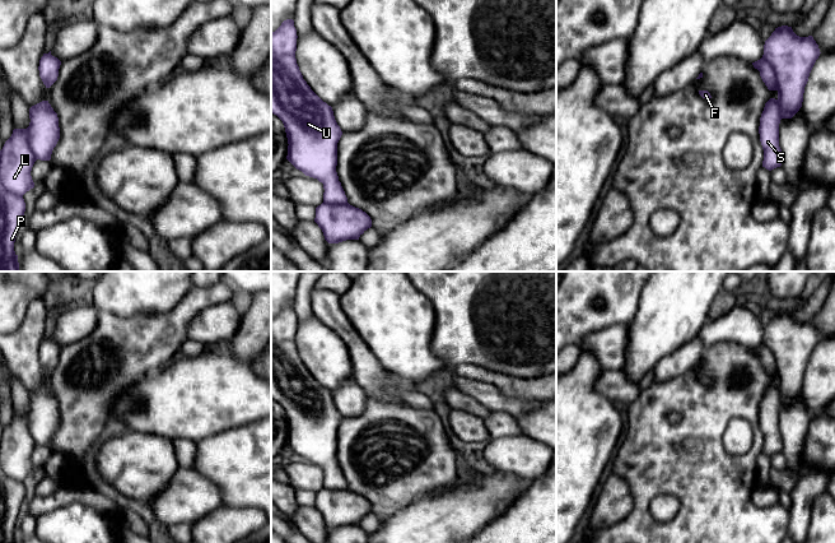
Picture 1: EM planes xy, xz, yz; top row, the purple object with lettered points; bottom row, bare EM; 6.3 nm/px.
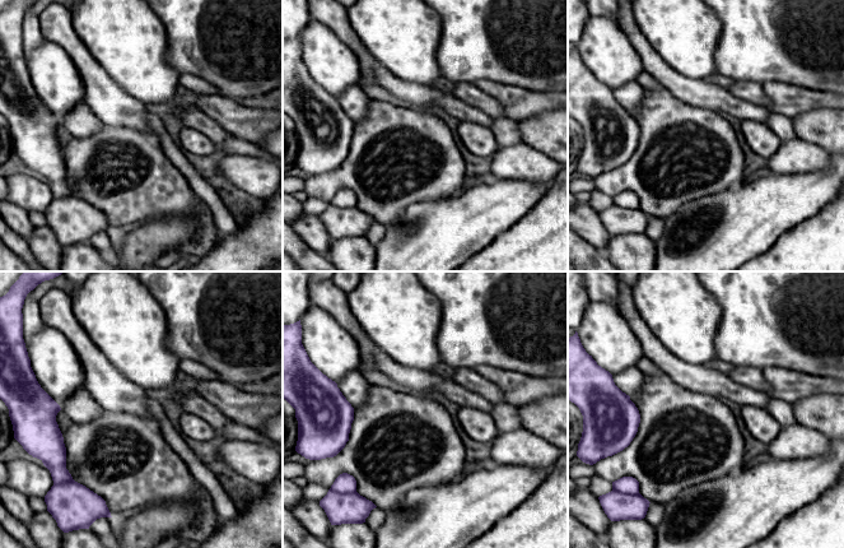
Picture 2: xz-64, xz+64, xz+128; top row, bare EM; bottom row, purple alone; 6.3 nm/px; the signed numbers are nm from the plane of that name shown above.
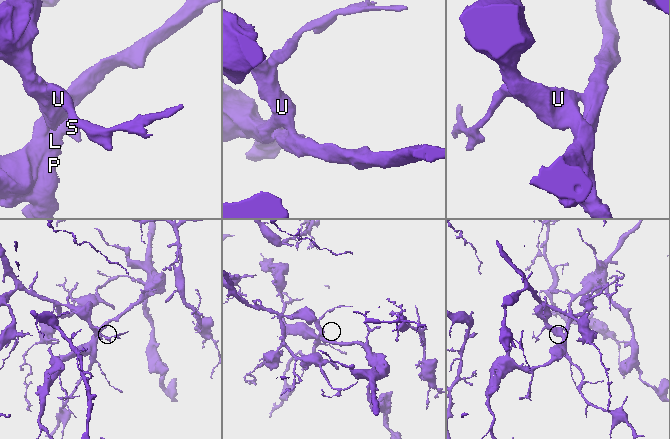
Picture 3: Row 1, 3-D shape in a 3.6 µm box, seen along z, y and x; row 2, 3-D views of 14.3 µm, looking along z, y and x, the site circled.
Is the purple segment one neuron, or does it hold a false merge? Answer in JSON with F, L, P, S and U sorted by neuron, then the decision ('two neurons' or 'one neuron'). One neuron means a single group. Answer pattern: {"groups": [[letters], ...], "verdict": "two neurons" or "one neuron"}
{"groups": [["F", "P", "U"], ["L", "S"]], "verdict": "two neurons"}

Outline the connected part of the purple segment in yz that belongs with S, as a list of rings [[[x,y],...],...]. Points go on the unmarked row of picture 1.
[[[788,311],[775,314],[765,326],[762,343],[775,361],[760,356],[760,362],[769,376],[778,377],[776,385],[770,384],[765,389],[759,412],[764,435],[762,452],[769,456],[780,452],[783,447],[779,432],[780,405],[792,404],[802,393],[804,372],[820,339],[812,321],[799,322]]]

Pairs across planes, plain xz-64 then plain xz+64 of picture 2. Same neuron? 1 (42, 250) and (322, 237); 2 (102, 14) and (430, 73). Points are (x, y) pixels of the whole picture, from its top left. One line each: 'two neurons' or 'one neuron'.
1: one neuron
2: one neuron

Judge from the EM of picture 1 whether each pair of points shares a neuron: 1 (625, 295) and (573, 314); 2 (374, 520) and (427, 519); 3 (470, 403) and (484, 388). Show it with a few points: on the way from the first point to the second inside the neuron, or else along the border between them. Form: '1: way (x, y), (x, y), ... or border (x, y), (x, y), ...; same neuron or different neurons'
1: way (612, 307), (606, 314), (586, 314); same neuron
2: border (382, 518), (376, 529); different neurons
3: border (455, 388), (474, 397), (490, 411); different neurons

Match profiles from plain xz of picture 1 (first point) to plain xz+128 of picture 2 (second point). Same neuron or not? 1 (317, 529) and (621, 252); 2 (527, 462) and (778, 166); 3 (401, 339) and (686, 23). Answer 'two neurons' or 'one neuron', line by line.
1: two neurons
2: one neuron
3: one neuron

